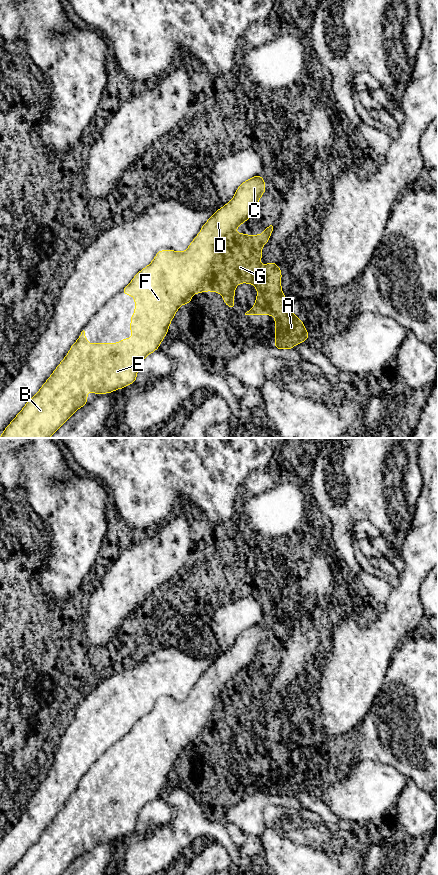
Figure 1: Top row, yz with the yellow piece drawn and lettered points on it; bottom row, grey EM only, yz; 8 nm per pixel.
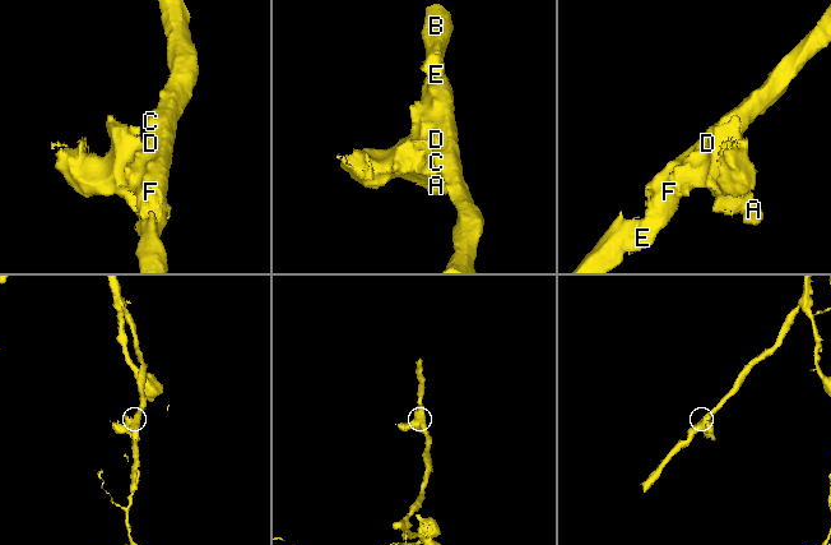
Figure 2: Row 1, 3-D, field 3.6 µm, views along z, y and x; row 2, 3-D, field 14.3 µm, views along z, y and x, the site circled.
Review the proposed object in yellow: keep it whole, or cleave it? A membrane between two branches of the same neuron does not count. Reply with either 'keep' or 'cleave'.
keep

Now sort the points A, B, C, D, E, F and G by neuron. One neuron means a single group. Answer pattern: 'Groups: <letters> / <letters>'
Groups: A B C D E F G

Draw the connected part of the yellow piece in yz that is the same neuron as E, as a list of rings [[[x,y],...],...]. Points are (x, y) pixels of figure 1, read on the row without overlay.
[[[256,623],[242,631],[233,647],[221,657],[217,658],[210,667],[202,674],[200,681],[190,691],[184,700],[173,698],[159,699],[150,713],[138,720],[133,728],[121,741],[135,745],[135,761],[131,764],[132,772],[129,777],[133,781],[132,786],[122,787],[120,791],[88,792],[85,779],[81,780],[79,787],[72,793],[67,804],[57,814],[49,827],[42,833],[41,837],[16,863],[7,875],[60,875],[71,863],[87,851],[88,839],[96,843],[112,841],[116,837],[122,837],[136,828],[140,810],[150,801],[159,796],[161,789],[166,784],[172,766],[182,752],[191,750],[194,741],[214,739],[221,741],[227,754],[235,757],[233,745],[235,735],[239,731],[253,732],[258,741],[255,753],[245,763],[274,763],[275,764],[275,796],[292,797],[296,792],[304,790],[309,781],[304,776],[302,768],[297,766],[291,758],[291,754],[281,738],[281,718],[274,710],[266,714],[260,712],[263,702],[260,700],[263,693],[269,689],[275,672],[269,671],[269,676],[263,678],[262,683],[234,682],[237,675],[246,670],[256,657],[258,648],[265,640],[266,635],[263,626]]]

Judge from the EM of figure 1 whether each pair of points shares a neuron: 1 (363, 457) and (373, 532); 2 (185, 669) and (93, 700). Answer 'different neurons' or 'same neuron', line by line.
1: different neurons
2: same neuron

